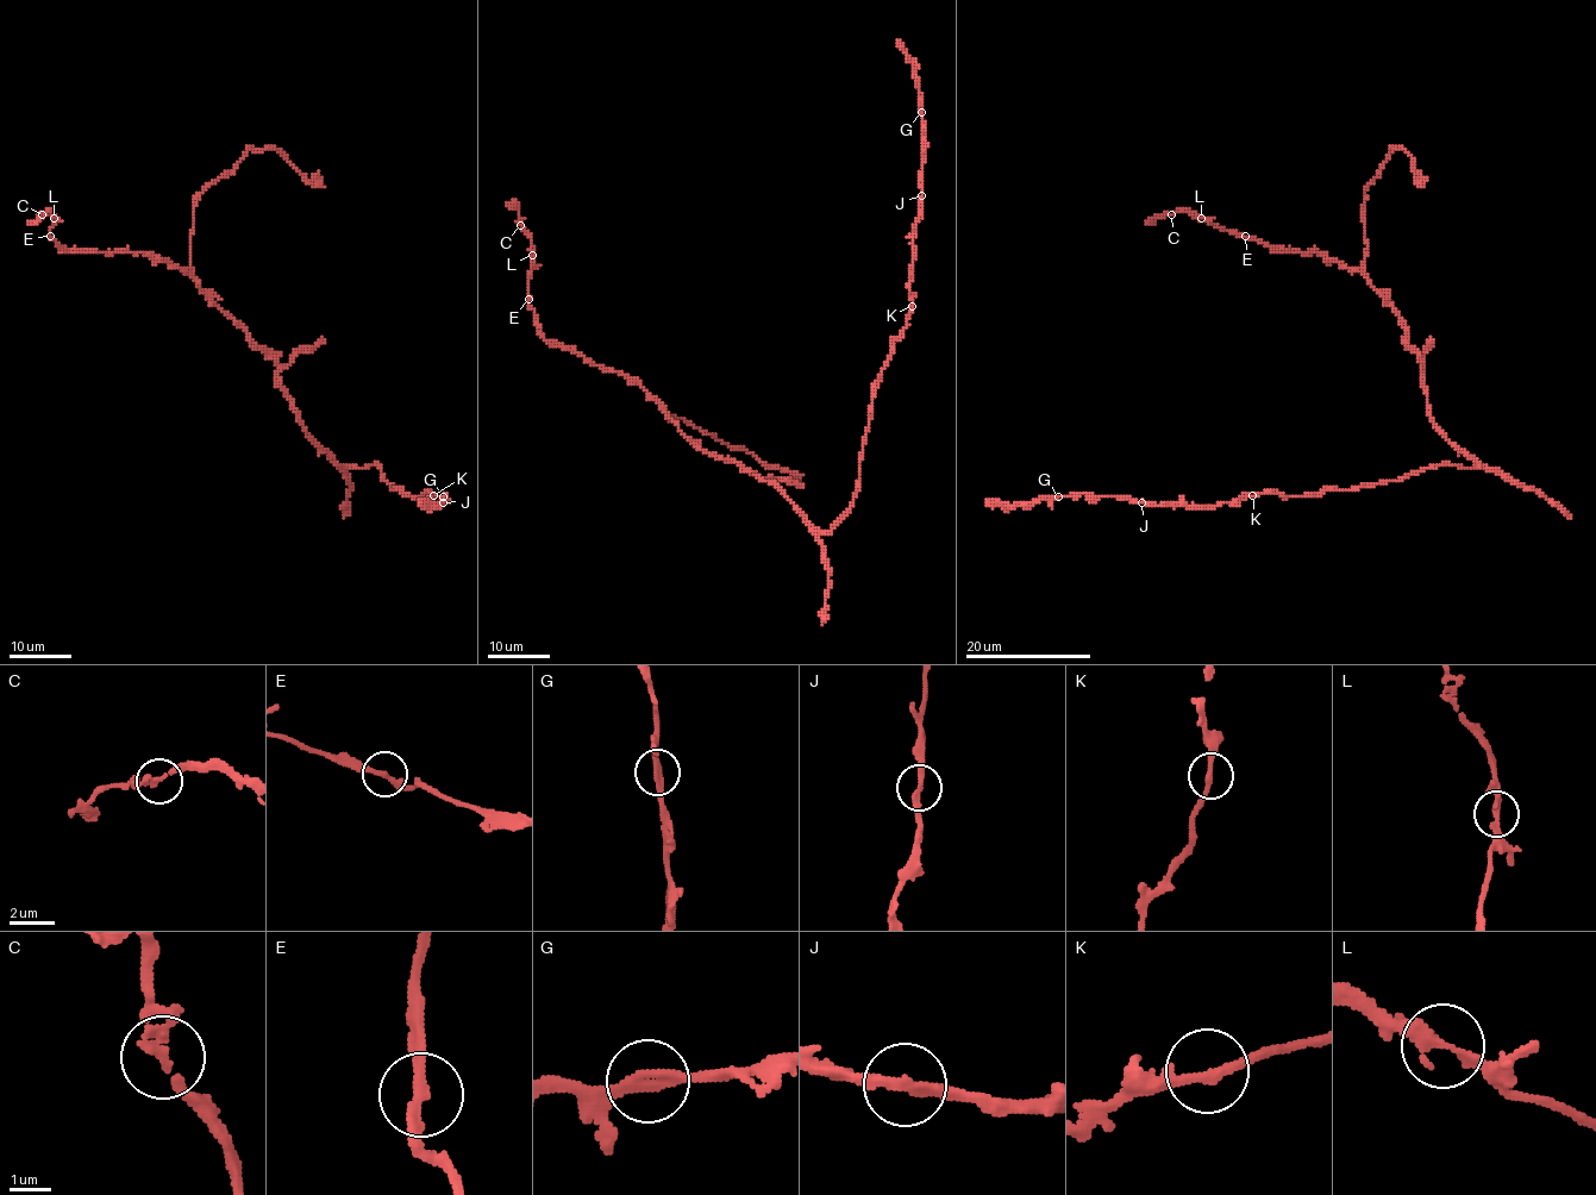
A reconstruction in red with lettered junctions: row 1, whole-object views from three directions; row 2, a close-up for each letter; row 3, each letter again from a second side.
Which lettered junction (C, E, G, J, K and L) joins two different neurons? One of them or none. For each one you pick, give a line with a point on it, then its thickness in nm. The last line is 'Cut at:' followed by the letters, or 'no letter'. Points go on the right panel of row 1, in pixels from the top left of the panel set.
Cut at: no letter

